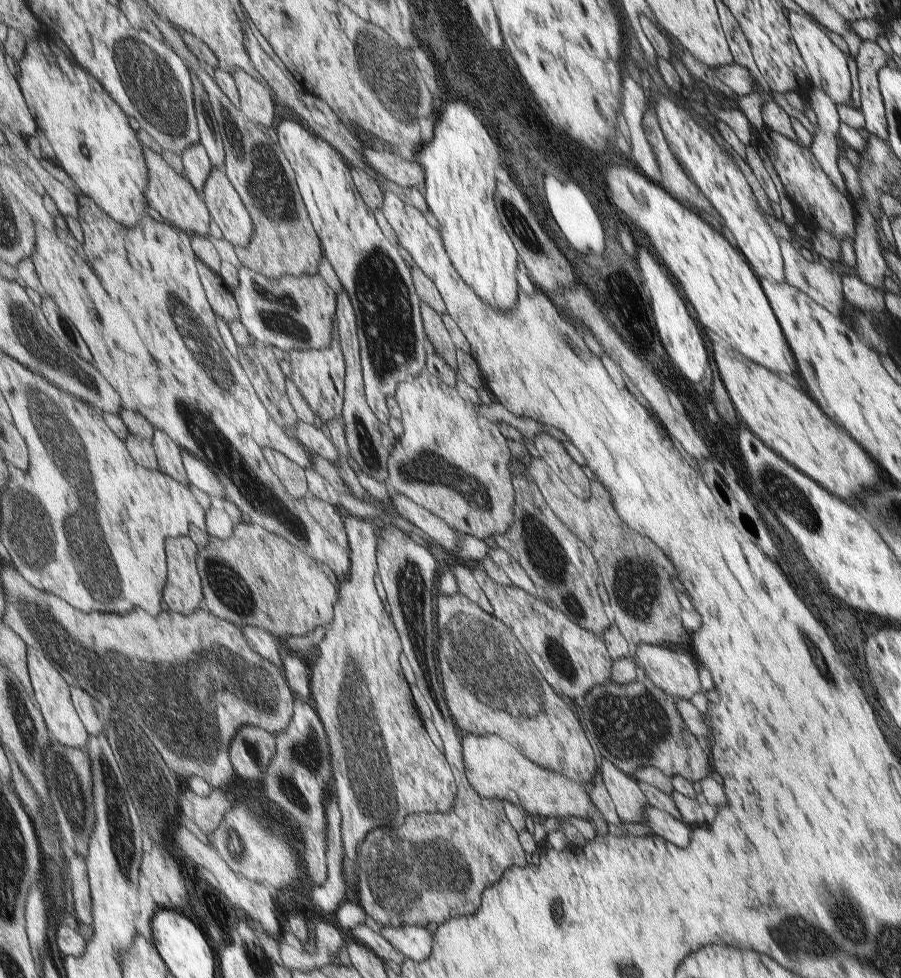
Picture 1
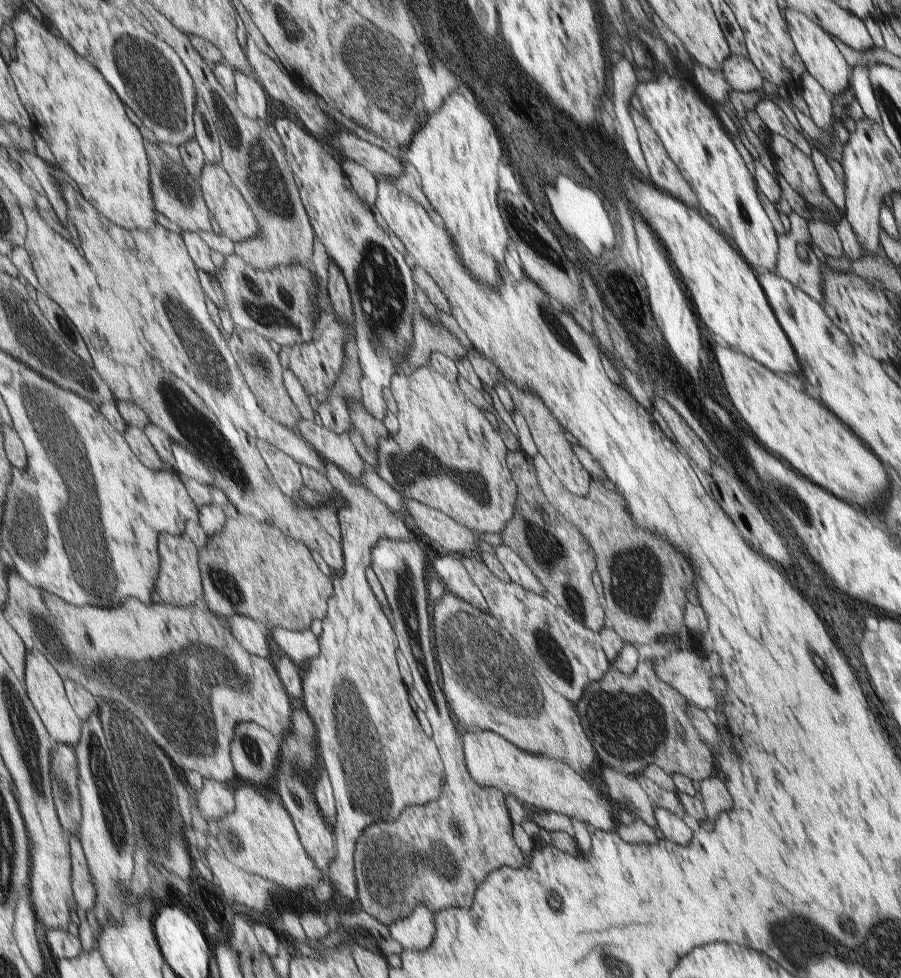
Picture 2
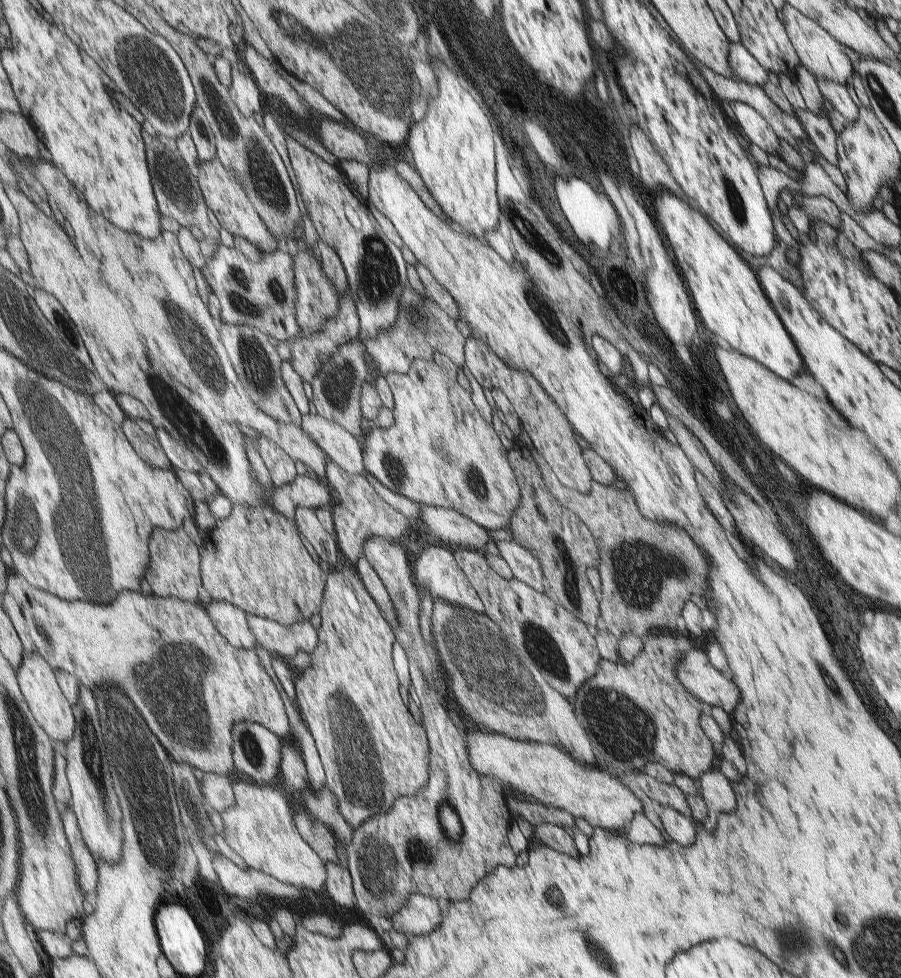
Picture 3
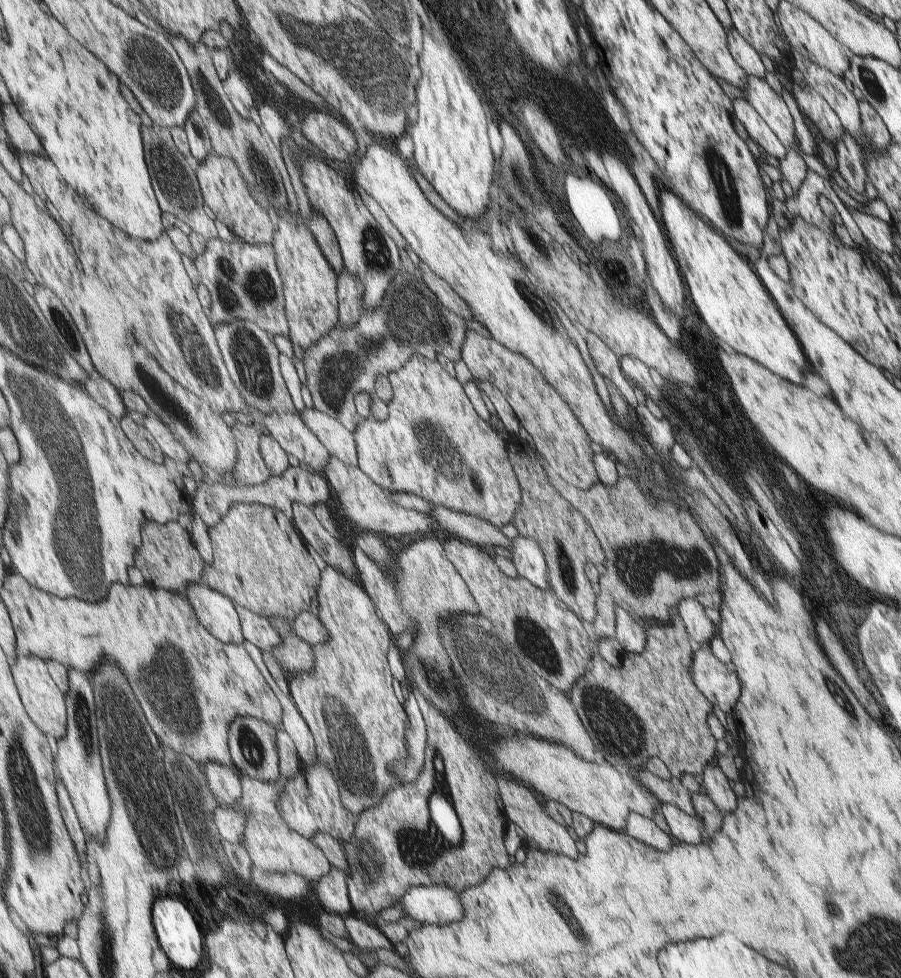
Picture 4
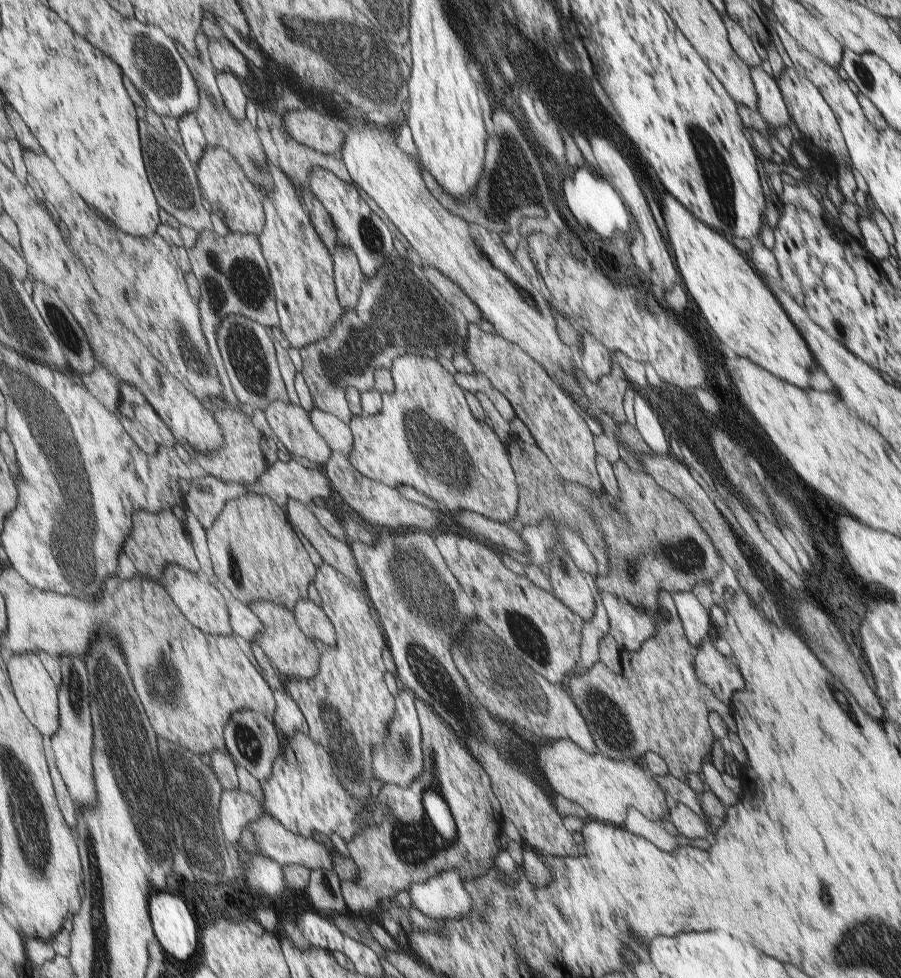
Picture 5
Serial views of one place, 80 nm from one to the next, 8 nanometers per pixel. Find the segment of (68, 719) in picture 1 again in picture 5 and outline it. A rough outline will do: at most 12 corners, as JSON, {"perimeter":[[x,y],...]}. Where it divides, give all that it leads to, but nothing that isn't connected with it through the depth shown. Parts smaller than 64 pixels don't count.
{"perimeter":[[37,653],[7,662],[27,718],[59,732],[59,687]]}

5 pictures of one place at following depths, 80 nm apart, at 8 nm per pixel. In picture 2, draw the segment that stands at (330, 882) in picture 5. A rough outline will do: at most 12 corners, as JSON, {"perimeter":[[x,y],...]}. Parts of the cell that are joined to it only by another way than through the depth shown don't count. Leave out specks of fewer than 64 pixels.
{"perimeter":[[361,478],[341,494],[303,699],[337,806],[335,892],[356,845],[439,798],[444,766],[411,708],[369,583],[373,546],[411,536]]}

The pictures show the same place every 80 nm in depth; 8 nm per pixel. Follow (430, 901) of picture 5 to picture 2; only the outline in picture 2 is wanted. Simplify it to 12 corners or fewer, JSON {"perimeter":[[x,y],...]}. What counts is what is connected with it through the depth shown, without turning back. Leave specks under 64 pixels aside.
{"perimeter":[[419,904],[391,924],[402,949],[433,944],[434,913]]}

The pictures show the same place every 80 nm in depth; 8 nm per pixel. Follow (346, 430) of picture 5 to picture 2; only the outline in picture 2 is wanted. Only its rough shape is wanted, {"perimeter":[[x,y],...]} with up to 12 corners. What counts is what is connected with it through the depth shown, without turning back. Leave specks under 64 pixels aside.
{"perimeter":[[304,419],[297,430],[323,459],[361,478],[349,431]]}

